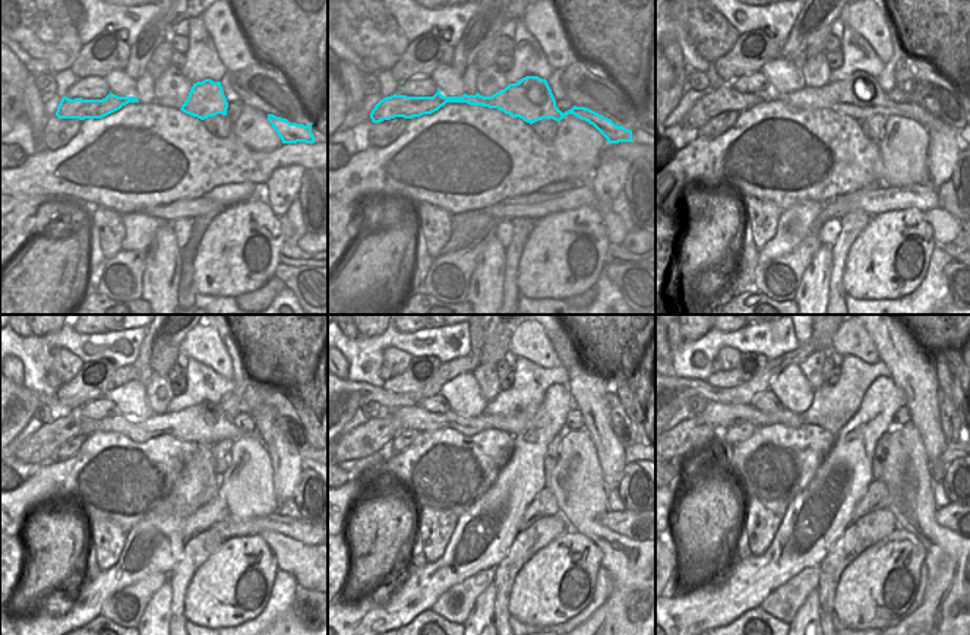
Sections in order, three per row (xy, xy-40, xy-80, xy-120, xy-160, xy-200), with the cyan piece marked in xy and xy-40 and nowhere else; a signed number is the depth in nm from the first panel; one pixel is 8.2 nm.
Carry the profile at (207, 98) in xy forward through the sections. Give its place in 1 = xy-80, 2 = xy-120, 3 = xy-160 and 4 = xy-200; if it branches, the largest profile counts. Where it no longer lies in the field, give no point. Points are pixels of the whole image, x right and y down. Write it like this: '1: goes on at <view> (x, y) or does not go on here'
1: goes on at xy-80 (859, 97)
2: goes on at xy-120 (207, 423)
3: goes on at xy-160 (370, 439)
4: goes on at xy-200 (697, 436)

